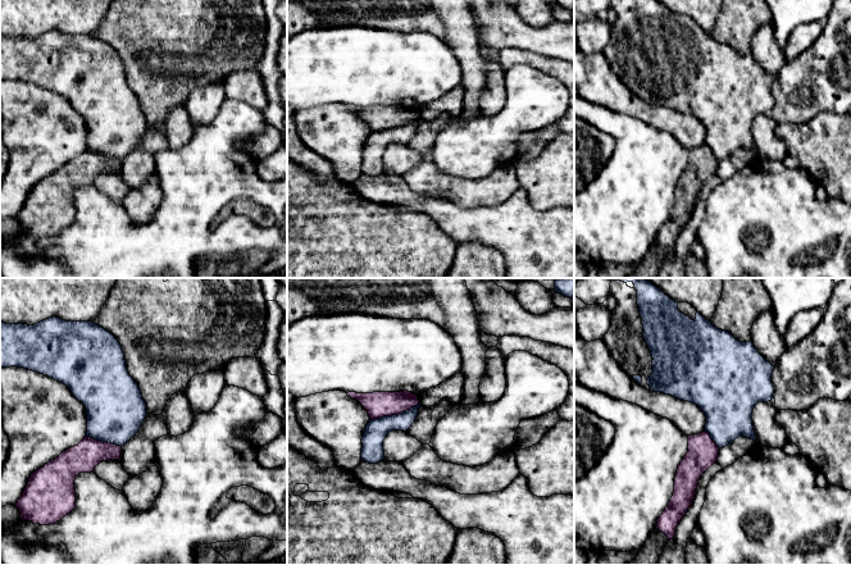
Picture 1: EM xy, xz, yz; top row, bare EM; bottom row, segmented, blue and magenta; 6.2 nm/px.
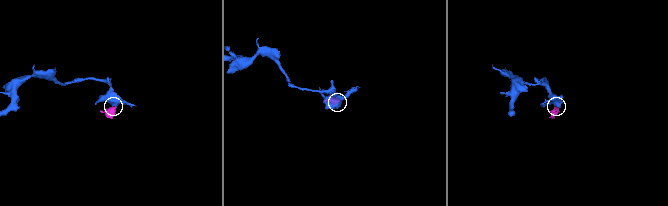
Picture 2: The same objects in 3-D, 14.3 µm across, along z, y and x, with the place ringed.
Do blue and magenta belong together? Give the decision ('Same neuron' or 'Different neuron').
Different neuron

